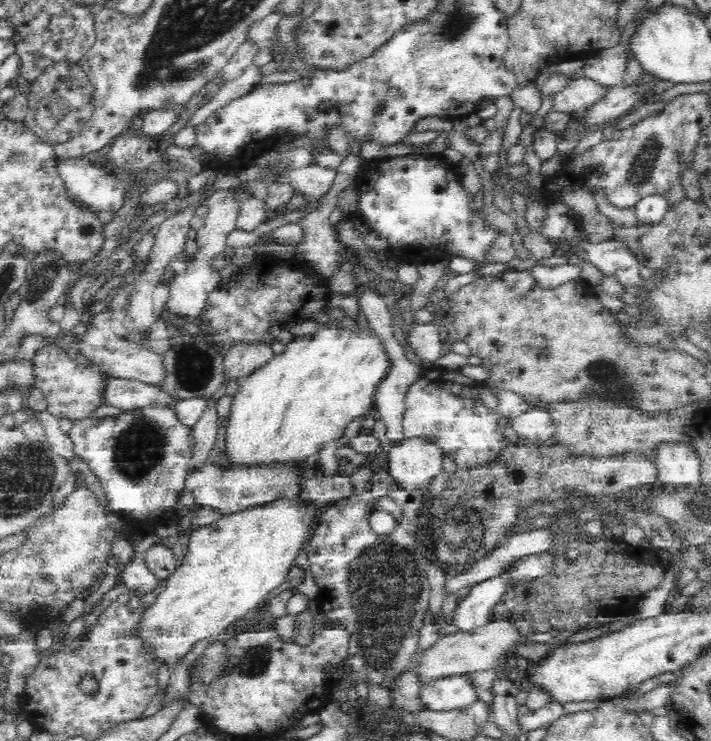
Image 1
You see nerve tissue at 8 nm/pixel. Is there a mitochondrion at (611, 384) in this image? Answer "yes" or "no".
yes

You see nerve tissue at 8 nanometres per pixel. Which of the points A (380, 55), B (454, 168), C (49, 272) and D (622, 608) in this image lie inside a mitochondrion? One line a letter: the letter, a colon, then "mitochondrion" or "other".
A: other
B: other
C: mitochondrion
D: other

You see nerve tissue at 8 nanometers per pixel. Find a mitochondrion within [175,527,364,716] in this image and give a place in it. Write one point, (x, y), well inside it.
(254, 661)

